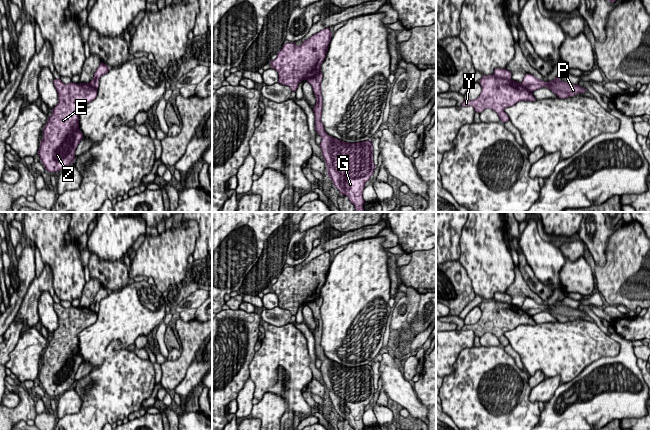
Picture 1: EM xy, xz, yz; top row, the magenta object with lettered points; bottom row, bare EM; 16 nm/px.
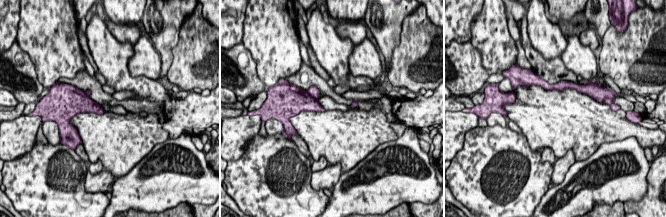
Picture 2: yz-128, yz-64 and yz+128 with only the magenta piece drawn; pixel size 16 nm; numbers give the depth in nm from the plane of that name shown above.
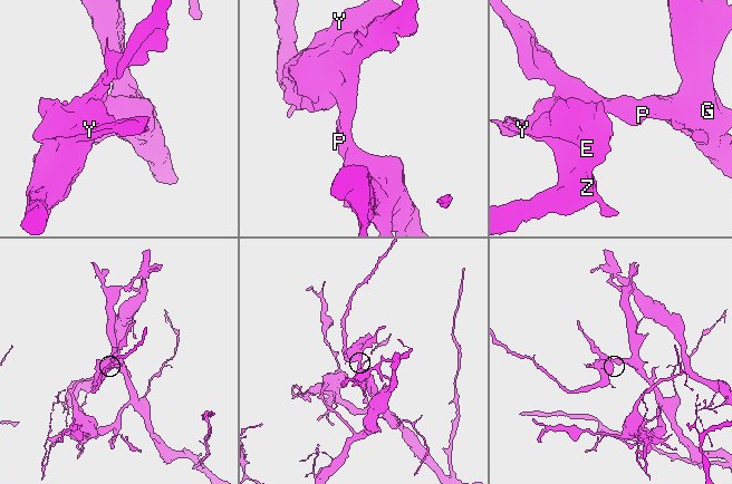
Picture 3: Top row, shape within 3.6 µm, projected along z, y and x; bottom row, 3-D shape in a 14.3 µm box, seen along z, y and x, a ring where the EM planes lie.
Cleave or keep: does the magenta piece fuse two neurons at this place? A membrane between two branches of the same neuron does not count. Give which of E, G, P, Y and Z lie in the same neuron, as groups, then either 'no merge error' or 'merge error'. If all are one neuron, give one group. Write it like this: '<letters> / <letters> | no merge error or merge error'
E Y Z / G P | merge error

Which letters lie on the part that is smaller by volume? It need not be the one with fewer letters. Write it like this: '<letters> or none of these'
E, Y, Z

